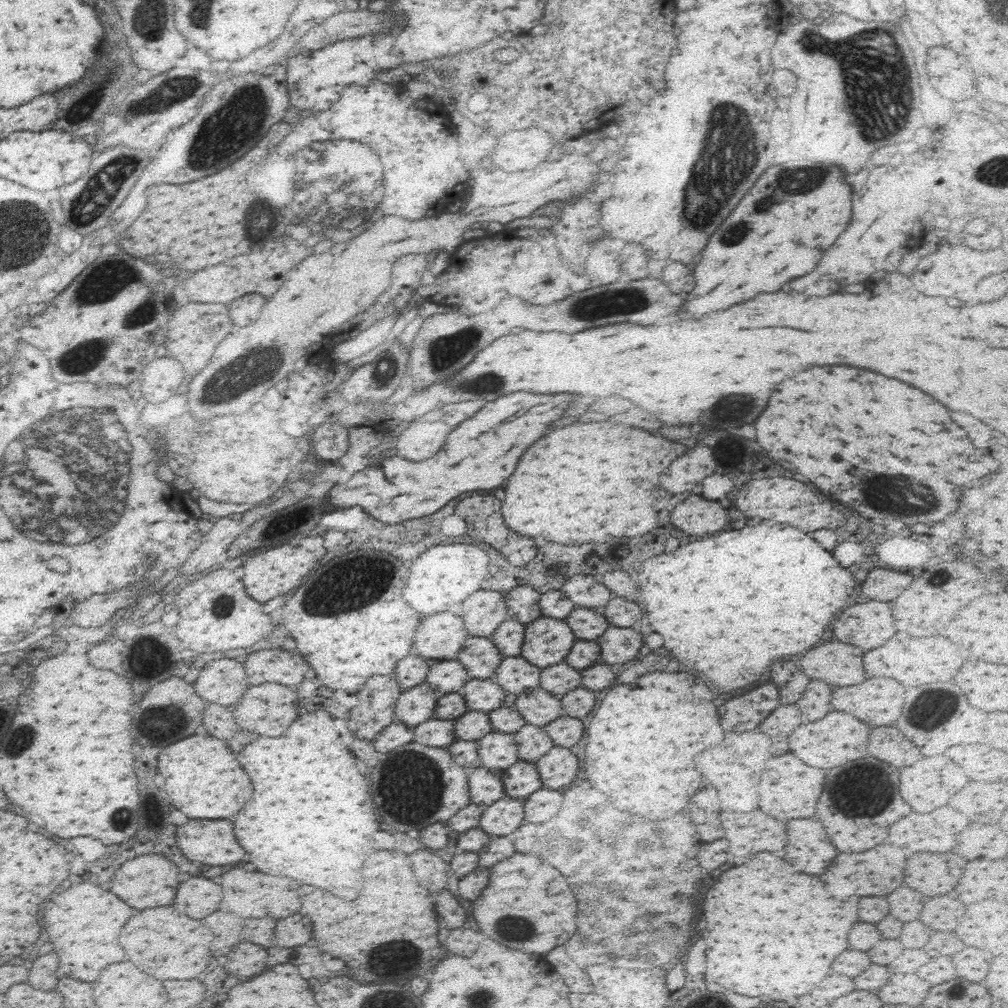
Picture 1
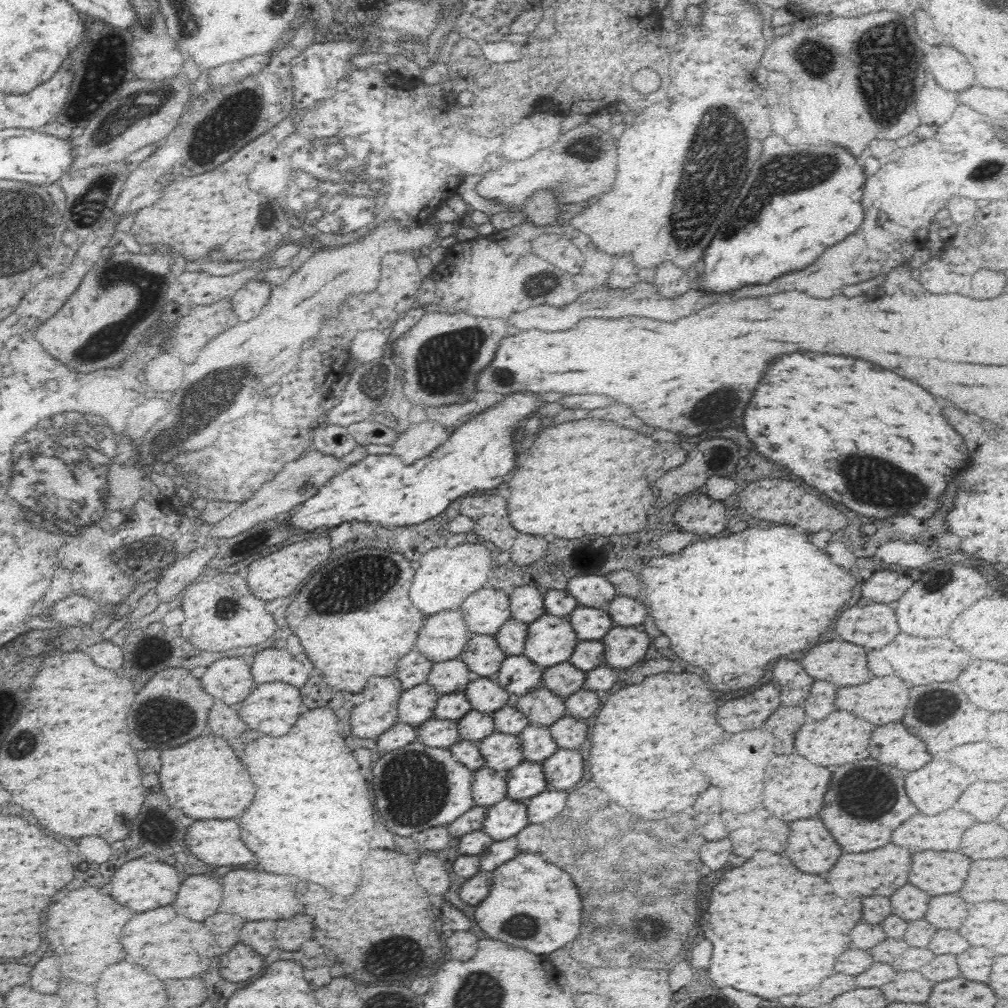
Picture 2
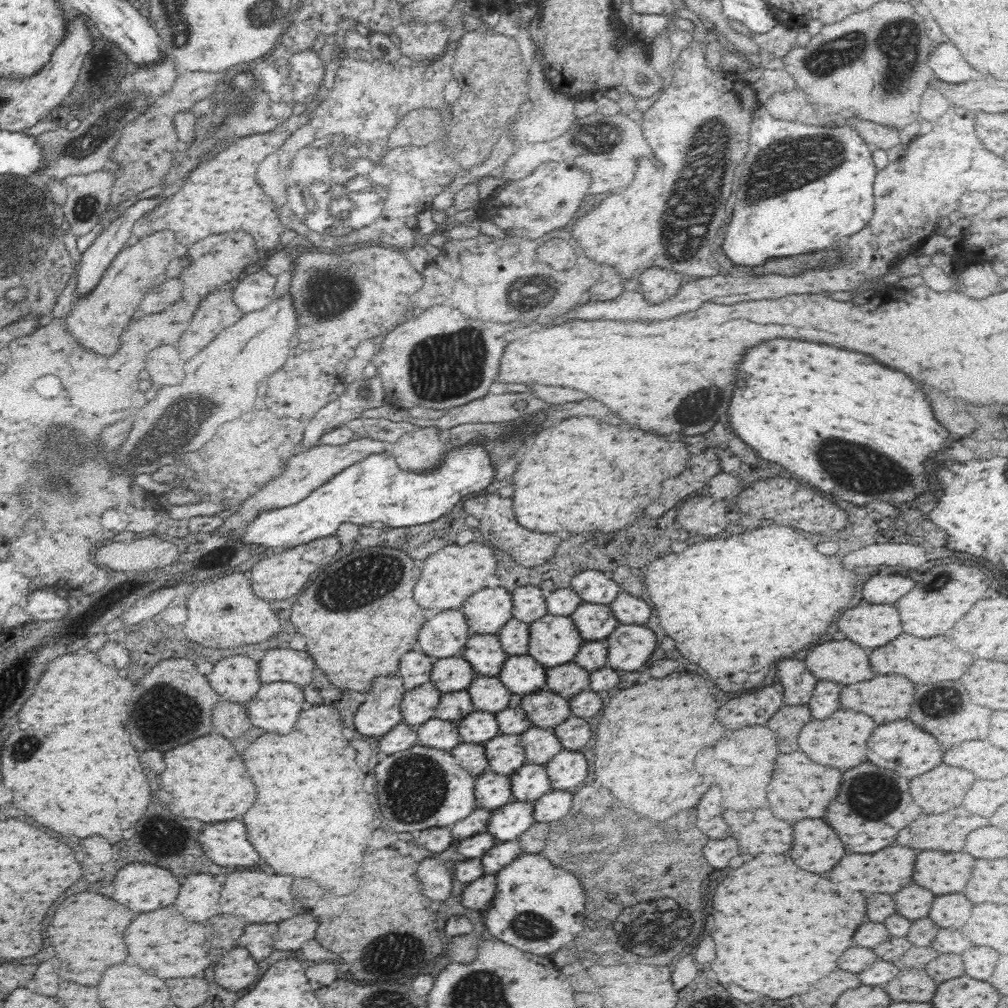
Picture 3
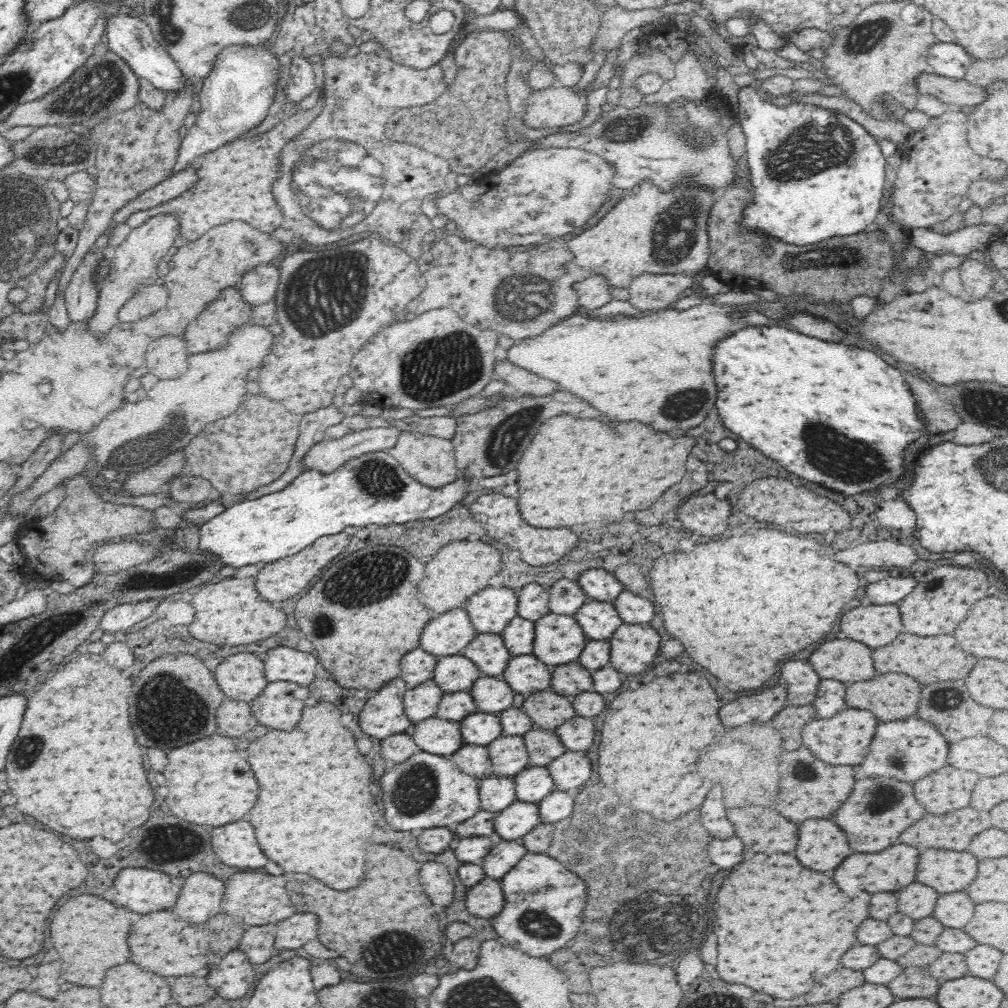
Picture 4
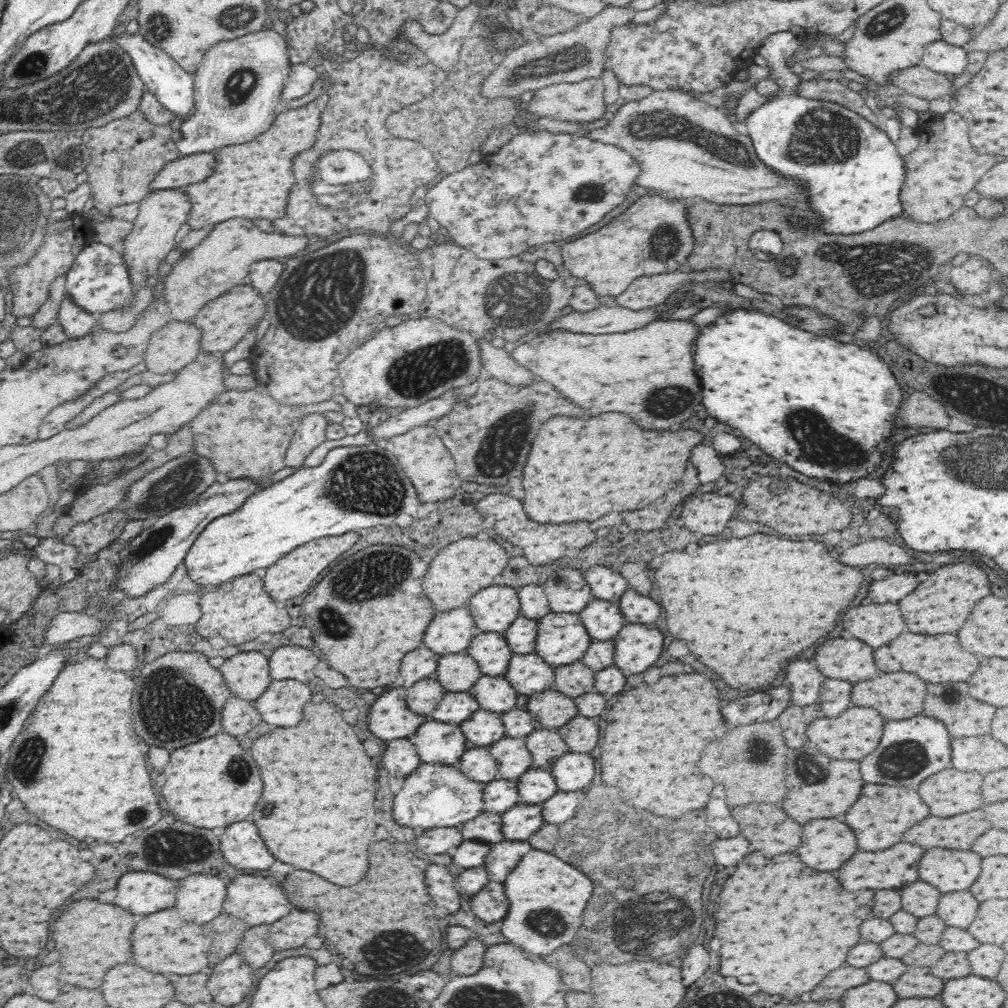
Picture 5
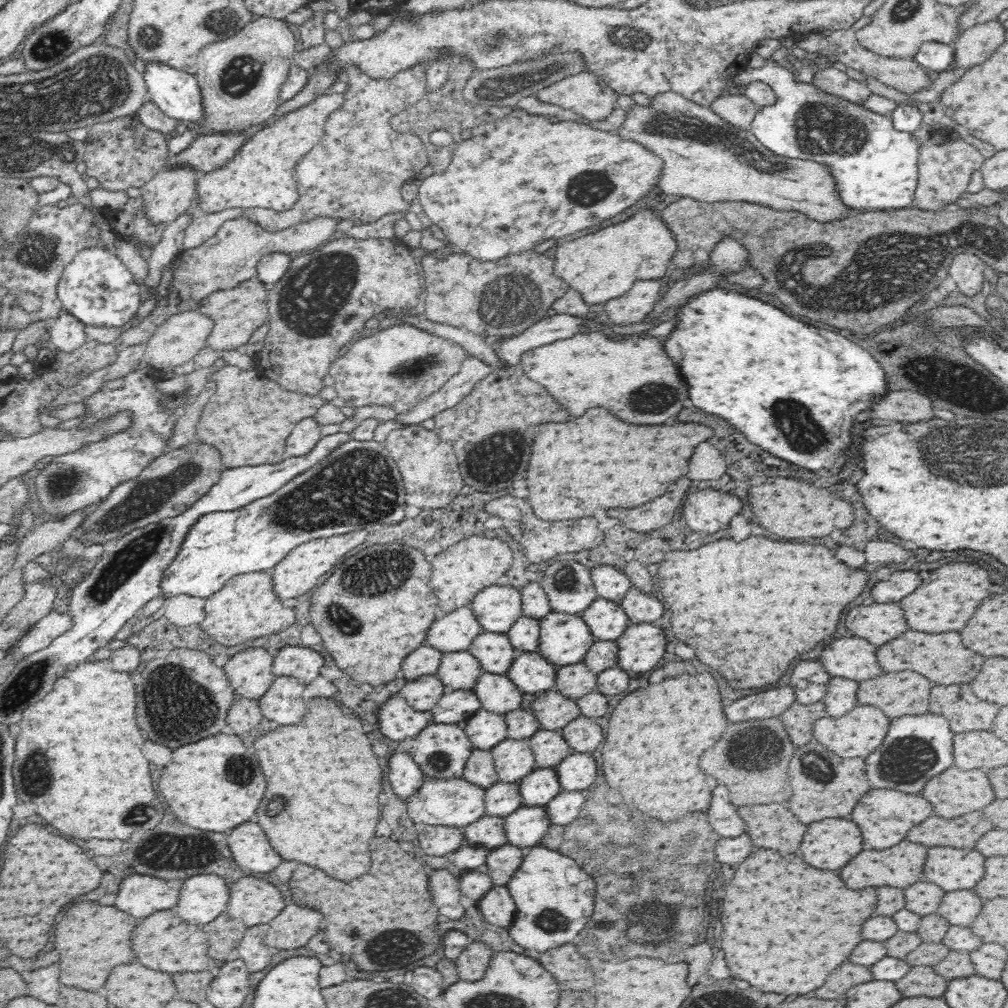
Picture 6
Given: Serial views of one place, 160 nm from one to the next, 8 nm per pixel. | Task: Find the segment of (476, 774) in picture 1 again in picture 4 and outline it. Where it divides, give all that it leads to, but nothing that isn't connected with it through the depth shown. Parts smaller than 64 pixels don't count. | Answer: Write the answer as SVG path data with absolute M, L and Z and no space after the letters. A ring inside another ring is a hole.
M492 774L478 781L479 799L484 810L500 812L517 800L515 782L511 777Z

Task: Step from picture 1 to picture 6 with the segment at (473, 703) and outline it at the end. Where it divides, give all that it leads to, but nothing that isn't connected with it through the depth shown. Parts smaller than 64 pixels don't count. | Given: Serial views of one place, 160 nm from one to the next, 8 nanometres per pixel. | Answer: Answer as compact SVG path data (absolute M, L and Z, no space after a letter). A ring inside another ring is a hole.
M483 672L472 690L486 710L492 710L498 714L516 710L522 700L520 690L506 676L498 676L498 674Z

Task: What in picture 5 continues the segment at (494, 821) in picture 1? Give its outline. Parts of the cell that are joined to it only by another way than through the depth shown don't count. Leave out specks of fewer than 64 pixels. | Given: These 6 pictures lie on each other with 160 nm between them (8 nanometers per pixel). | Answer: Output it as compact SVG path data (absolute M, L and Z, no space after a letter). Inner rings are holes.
M518 802L502 813L502 832L506 840L528 840L546 822L541 804Z

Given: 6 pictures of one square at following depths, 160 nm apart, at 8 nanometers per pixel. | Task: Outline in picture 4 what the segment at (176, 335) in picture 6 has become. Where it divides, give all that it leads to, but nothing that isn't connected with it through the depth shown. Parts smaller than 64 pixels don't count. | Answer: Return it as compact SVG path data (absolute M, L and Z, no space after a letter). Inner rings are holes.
M186 331L182 334L184 334L184 340L180 338L182 335L163 335L152 340L146 348L146 366L161 380L182 378L190 366L188 358L194 354L188 352Z

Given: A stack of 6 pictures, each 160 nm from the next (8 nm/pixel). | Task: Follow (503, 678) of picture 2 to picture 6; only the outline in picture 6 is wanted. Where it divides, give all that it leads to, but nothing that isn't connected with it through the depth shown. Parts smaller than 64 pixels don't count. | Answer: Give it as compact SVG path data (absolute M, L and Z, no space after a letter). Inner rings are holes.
M530 652L530 654L520 654L510 670L506 672L506 676L522 690L522 692L540 692L547 691L554 686L554 678L556 678L555 665L546 662L543 656Z

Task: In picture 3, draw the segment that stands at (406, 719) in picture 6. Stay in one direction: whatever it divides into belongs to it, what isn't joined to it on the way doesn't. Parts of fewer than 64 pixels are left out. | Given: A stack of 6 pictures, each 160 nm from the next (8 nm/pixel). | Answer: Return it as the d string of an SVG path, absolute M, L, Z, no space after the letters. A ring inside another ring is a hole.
M400 676L374 678L372 690L366 694L366 700L354 716L356 730L364 736L382 736L403 722L400 714L404 686Z

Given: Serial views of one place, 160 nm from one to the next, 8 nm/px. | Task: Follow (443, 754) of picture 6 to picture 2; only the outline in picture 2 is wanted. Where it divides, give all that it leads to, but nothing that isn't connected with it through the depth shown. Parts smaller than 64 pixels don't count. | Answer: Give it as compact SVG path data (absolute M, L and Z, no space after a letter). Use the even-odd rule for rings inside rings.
M428 719L420 728L415 728L415 740L432 748L448 749L460 740L458 723L451 720Z

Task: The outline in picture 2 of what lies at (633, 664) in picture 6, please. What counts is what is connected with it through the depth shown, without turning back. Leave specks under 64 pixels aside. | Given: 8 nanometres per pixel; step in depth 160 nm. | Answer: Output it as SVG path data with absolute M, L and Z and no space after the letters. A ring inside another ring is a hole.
M614 625L606 638L602 638L602 644L606 648L606 664L614 668L626 668L644 658L646 650L650 648L650 638L646 632L636 628L616 628Z

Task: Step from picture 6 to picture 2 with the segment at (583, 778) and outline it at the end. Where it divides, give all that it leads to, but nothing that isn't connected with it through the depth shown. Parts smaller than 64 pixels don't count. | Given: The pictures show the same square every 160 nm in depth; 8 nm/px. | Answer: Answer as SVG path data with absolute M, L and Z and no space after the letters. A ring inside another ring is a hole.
M558 748L541 762L548 788L566 790L572 788L584 774L584 760L578 750Z

